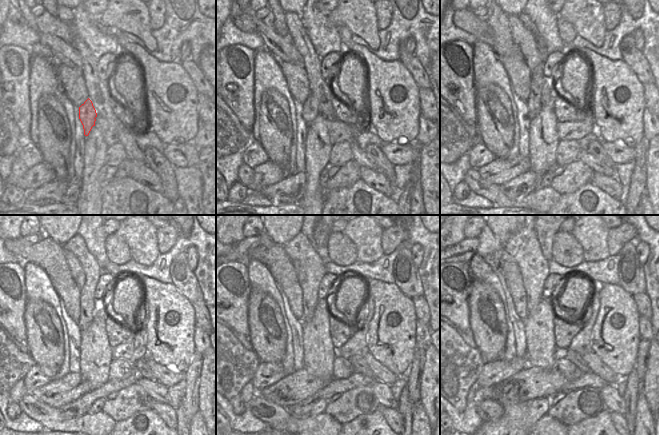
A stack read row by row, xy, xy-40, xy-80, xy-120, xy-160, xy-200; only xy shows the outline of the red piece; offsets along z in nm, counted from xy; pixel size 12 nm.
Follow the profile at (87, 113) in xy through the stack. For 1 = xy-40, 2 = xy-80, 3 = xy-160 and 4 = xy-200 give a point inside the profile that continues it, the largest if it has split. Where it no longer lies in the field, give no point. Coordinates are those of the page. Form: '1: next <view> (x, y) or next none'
1: next xy-40 (310, 108)
2: next xy-80 (534, 101)
3: next xy-160 (300, 249)
4: next xy-200 (524, 247)

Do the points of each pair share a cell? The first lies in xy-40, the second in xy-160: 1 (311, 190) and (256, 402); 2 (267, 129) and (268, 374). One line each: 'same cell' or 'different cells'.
1: different cells
2: different cells

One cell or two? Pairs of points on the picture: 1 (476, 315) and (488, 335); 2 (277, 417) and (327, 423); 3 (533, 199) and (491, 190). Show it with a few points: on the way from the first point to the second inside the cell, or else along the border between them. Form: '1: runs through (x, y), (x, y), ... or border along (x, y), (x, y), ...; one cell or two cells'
1: runs through (481, 320), (488, 327), (488, 330); one cell
2: runs through (289, 424), (315, 424); one cell
3: runs through (523, 202), (506, 202), (501, 200); one cell

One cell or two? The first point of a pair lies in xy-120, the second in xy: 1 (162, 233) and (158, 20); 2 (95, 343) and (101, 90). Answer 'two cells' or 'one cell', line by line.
1: one cell
2: two cells

